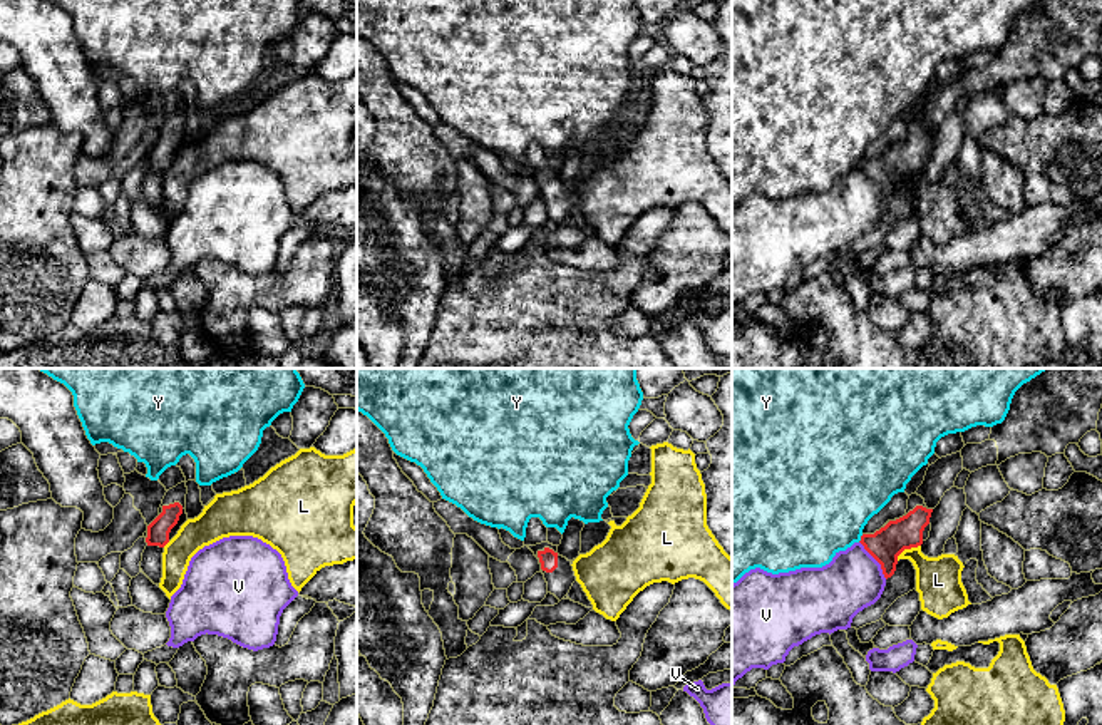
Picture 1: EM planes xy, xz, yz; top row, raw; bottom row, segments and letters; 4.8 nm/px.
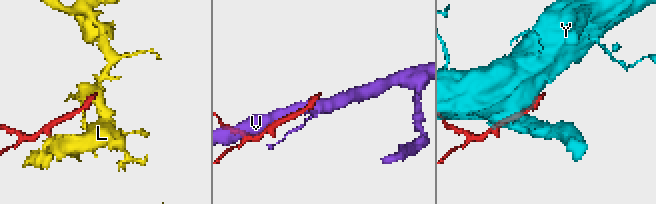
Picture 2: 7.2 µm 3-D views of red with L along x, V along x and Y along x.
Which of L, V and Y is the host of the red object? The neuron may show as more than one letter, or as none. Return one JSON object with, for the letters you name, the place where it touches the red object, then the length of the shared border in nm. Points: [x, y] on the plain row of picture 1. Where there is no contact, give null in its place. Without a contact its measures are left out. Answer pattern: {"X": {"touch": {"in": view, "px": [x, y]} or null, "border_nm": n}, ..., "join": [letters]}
{"join": []}

